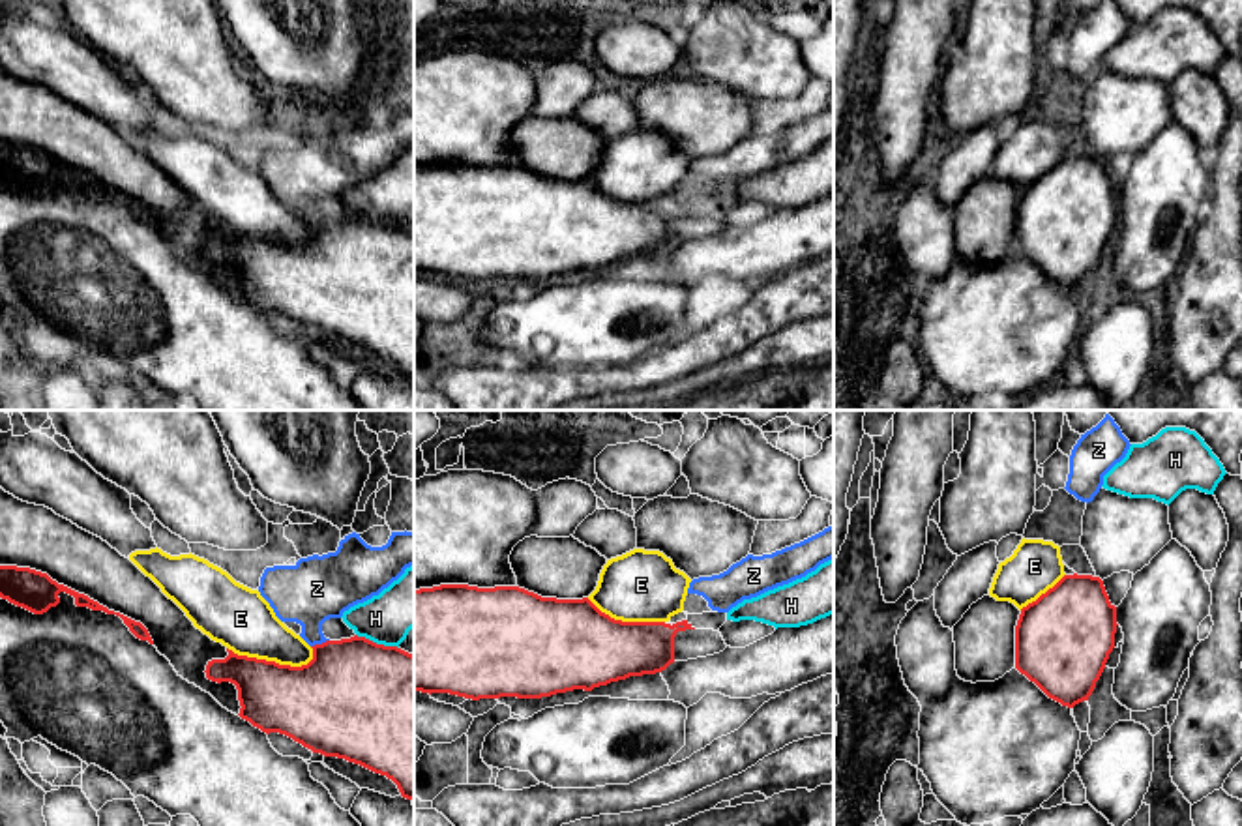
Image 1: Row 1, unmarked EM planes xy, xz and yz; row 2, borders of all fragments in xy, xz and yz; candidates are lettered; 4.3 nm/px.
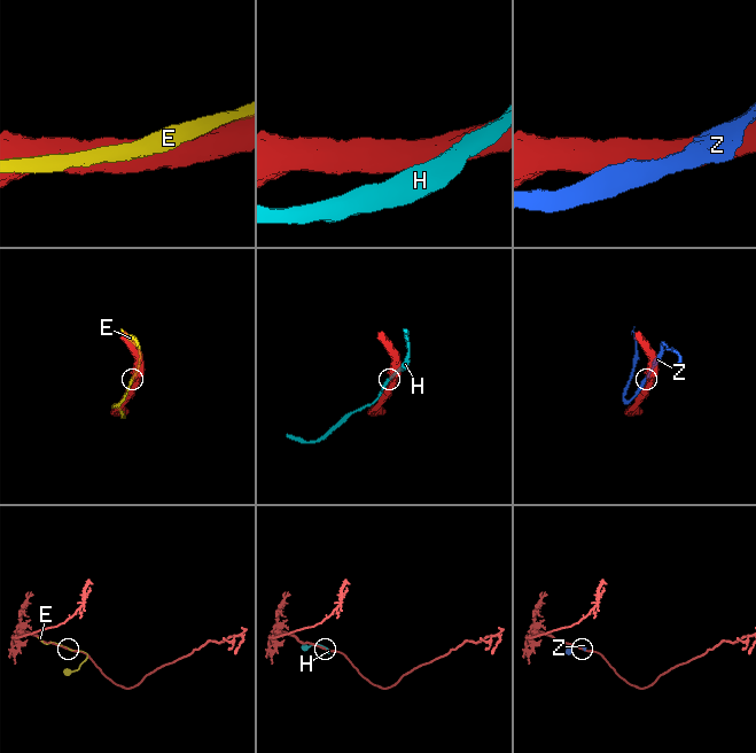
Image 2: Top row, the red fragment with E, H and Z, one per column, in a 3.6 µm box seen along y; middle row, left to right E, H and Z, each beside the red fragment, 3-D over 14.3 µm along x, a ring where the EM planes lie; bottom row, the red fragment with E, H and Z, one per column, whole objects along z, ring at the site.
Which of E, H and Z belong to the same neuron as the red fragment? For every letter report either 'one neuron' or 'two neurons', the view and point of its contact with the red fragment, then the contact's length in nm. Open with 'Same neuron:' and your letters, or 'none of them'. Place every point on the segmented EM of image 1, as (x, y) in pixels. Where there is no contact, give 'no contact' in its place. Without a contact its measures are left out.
Same neuron: E
E: one neuron; contact xy (270, 662); length 380 nm
H: two neurons; contact xy (375, 643); length 200 nm
Z: two neurons; contact xy (319, 645); length 90 nm

